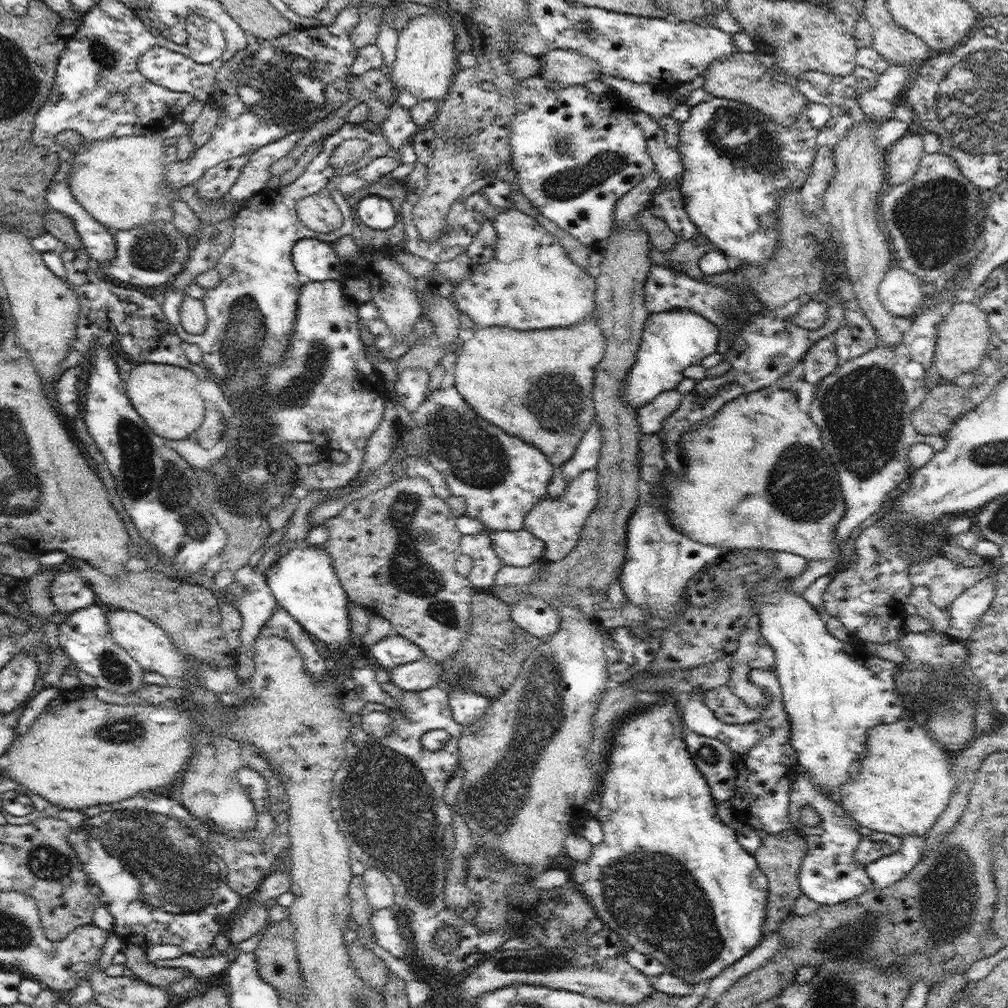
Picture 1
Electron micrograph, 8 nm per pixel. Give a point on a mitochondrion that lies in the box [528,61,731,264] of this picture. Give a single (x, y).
(576, 177)

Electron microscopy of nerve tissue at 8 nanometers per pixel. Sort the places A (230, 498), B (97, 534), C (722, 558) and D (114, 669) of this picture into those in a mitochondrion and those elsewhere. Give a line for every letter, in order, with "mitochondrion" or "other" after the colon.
A: mitochondrion
B: other
C: other
D: mitochondrion

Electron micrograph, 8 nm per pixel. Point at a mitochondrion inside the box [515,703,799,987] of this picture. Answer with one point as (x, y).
(650, 894)

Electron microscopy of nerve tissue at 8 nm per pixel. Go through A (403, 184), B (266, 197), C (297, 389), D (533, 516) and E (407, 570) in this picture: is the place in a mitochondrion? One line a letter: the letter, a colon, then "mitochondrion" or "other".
A: other
B: other
C: mitochondrion
D: other
E: mitochondrion

